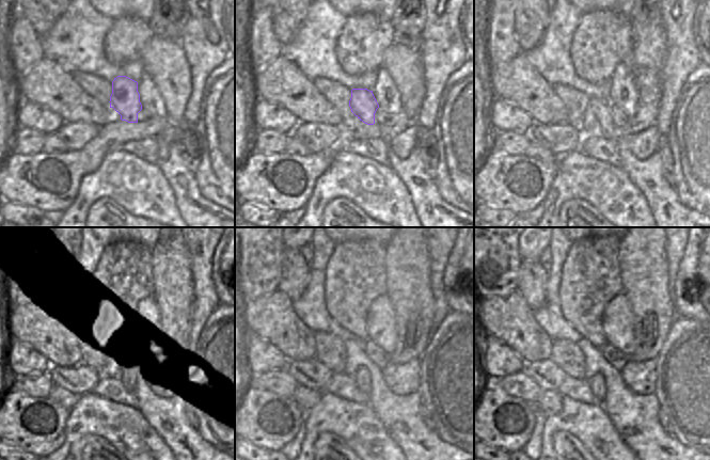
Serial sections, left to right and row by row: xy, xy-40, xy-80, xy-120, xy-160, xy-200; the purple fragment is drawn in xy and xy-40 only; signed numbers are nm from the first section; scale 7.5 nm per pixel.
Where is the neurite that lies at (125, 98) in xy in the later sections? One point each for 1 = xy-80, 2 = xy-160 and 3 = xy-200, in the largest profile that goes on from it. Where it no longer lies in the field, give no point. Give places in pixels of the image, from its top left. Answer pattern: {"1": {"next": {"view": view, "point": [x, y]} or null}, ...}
{"1": {"next": {"view": "xy-80", "point": [597, 121]}}, "2": {"next": {"view": "xy-160", "point": [362, 376]}}, "3": {"next": {"view": "xy-200", "point": [597, 383]}}}

